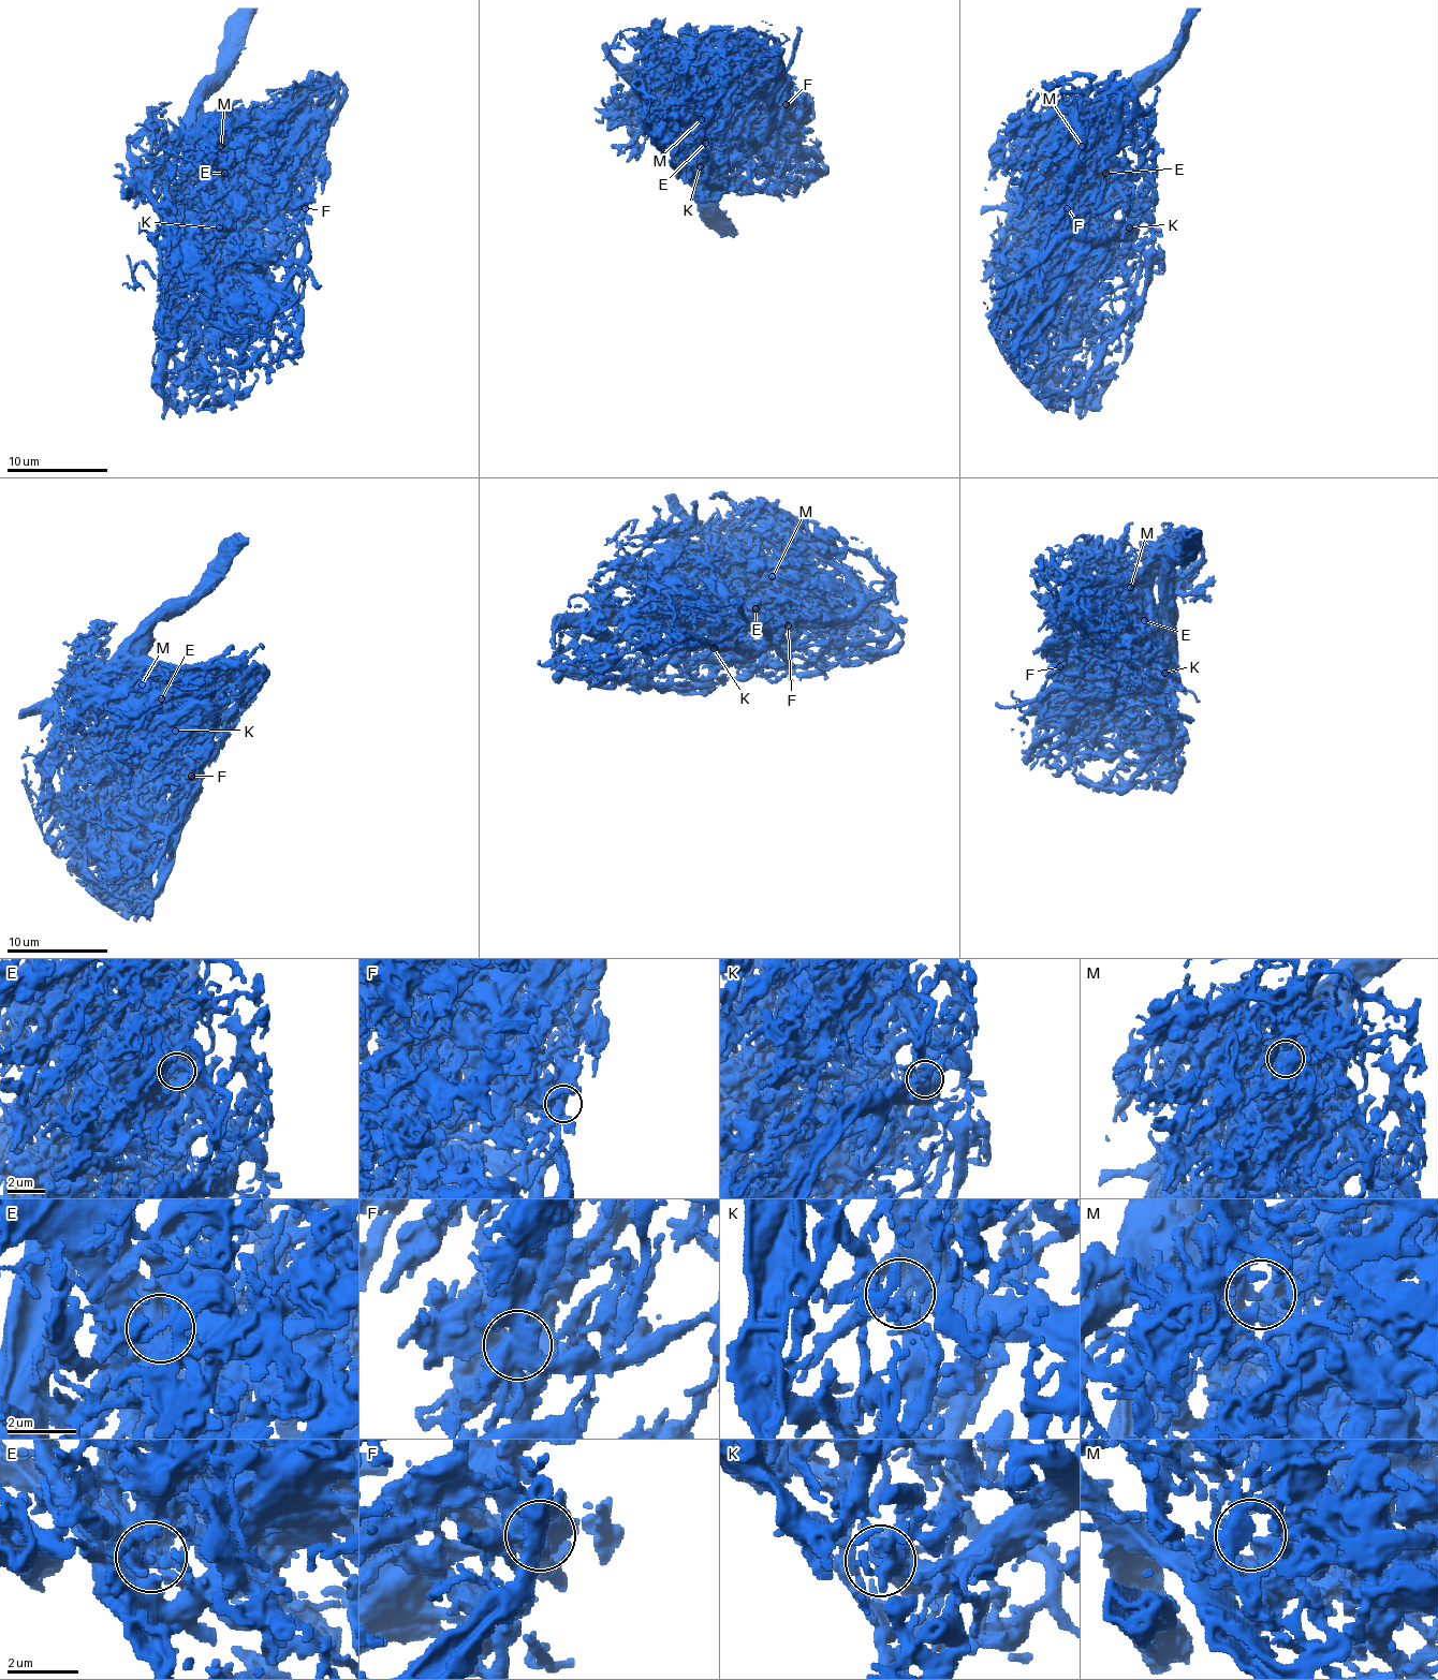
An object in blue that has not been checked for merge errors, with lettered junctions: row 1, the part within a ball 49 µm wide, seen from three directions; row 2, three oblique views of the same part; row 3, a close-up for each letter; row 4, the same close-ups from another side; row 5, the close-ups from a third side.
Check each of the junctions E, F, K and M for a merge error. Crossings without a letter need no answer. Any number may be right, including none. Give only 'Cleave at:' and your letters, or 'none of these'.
Cleave at: none of these

